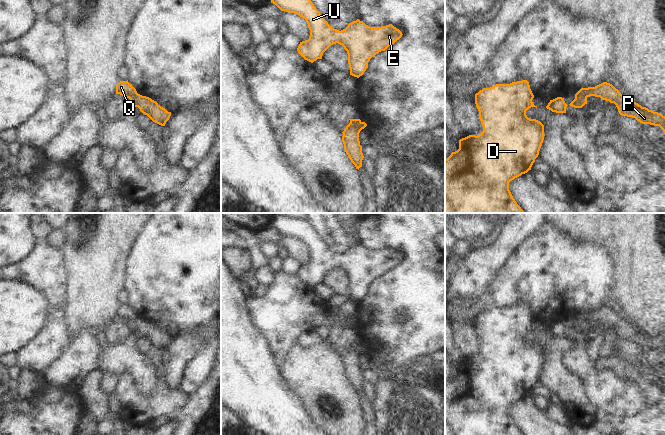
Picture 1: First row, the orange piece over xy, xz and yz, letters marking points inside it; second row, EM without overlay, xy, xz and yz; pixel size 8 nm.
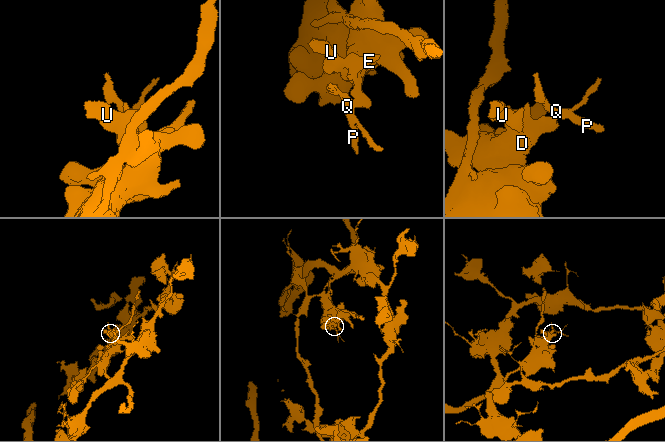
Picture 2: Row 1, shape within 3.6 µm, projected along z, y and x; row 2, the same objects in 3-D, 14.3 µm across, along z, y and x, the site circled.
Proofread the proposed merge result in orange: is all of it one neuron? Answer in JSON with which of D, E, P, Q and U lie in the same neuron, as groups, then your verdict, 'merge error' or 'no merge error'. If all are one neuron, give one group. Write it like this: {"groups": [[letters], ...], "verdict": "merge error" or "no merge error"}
{"groups": [["D", "E", "U"], ["P", "Q"]], "verdict": "merge error"}

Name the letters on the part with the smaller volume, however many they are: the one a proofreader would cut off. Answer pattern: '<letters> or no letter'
P, Q

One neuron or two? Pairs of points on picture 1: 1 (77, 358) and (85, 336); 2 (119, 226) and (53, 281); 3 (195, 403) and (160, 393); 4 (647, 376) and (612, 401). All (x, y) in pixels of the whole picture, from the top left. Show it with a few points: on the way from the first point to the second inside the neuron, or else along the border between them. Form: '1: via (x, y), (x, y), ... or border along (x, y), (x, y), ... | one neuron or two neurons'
1: via (82, 353), (84, 351), (84, 341) | one neuron
2: border along (60, 248), (63, 254), (66, 295) | two neurons
3: border along (188, 396), (187, 400), (171, 416) | two neurons
4: border along (628, 377), (644, 390) | two neurons

